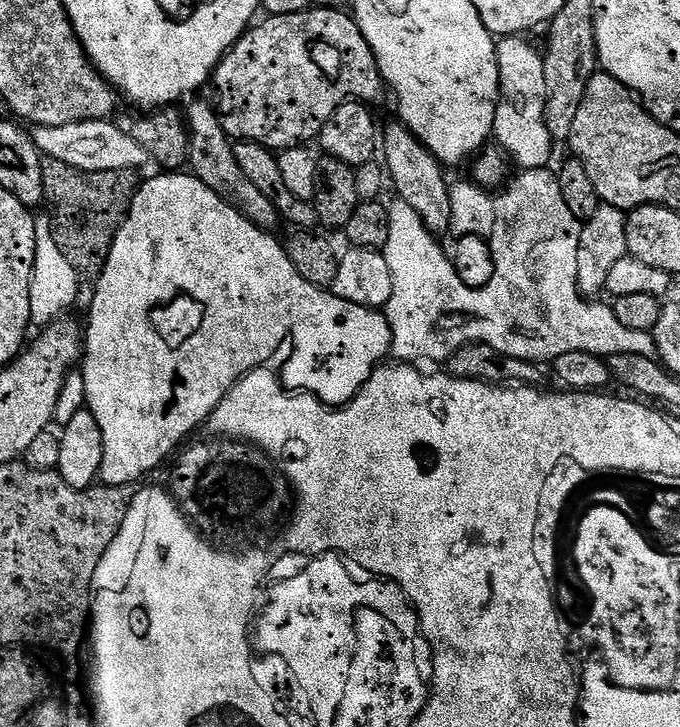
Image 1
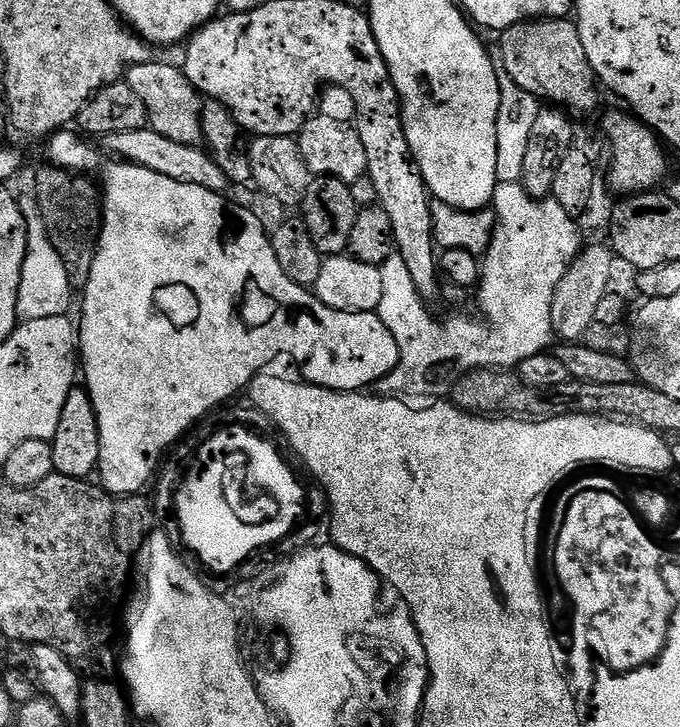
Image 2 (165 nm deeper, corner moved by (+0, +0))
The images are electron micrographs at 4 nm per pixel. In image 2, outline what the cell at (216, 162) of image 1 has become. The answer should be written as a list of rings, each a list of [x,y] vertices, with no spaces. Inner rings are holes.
[[[133,64],[126,73],[126,83],[138,98],[142,98],[142,106],[146,106],[148,127],[162,138],[170,138],[170,142],[182,142],[186,146],[197,147],[203,141],[200,110],[202,107],[201,93],[186,78],[183,67],[172,64]]]

